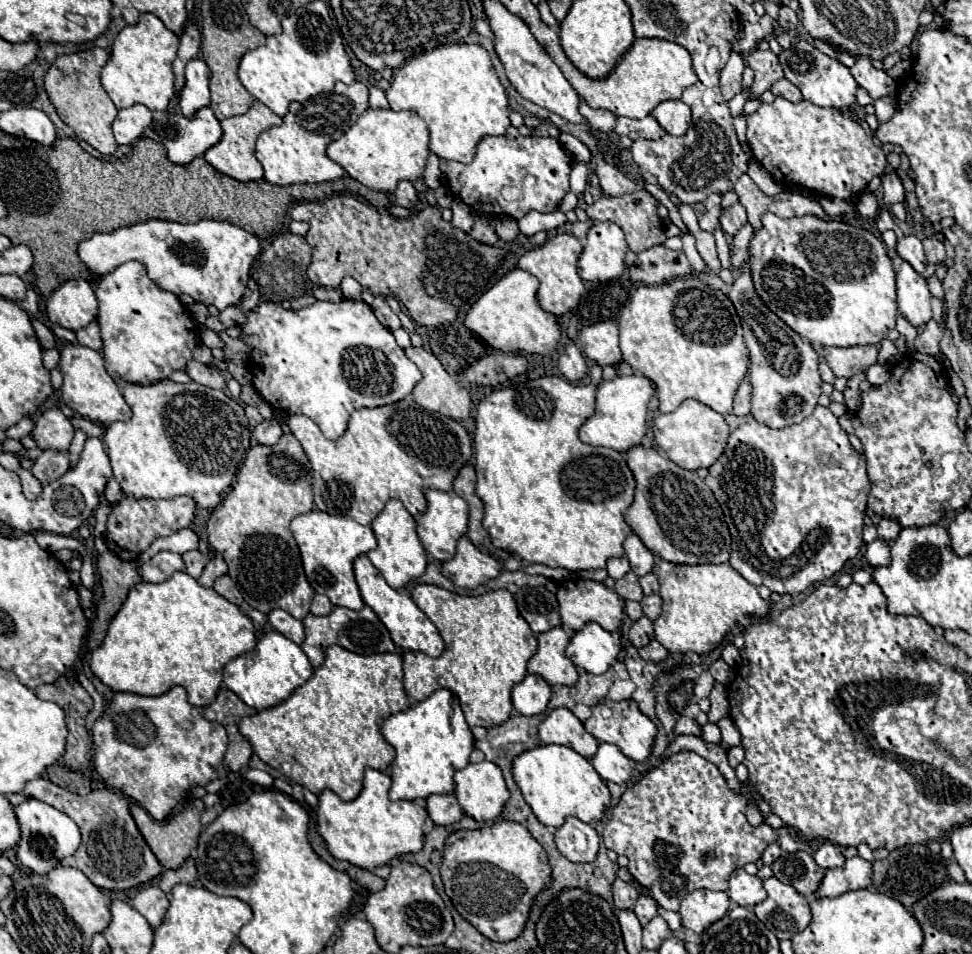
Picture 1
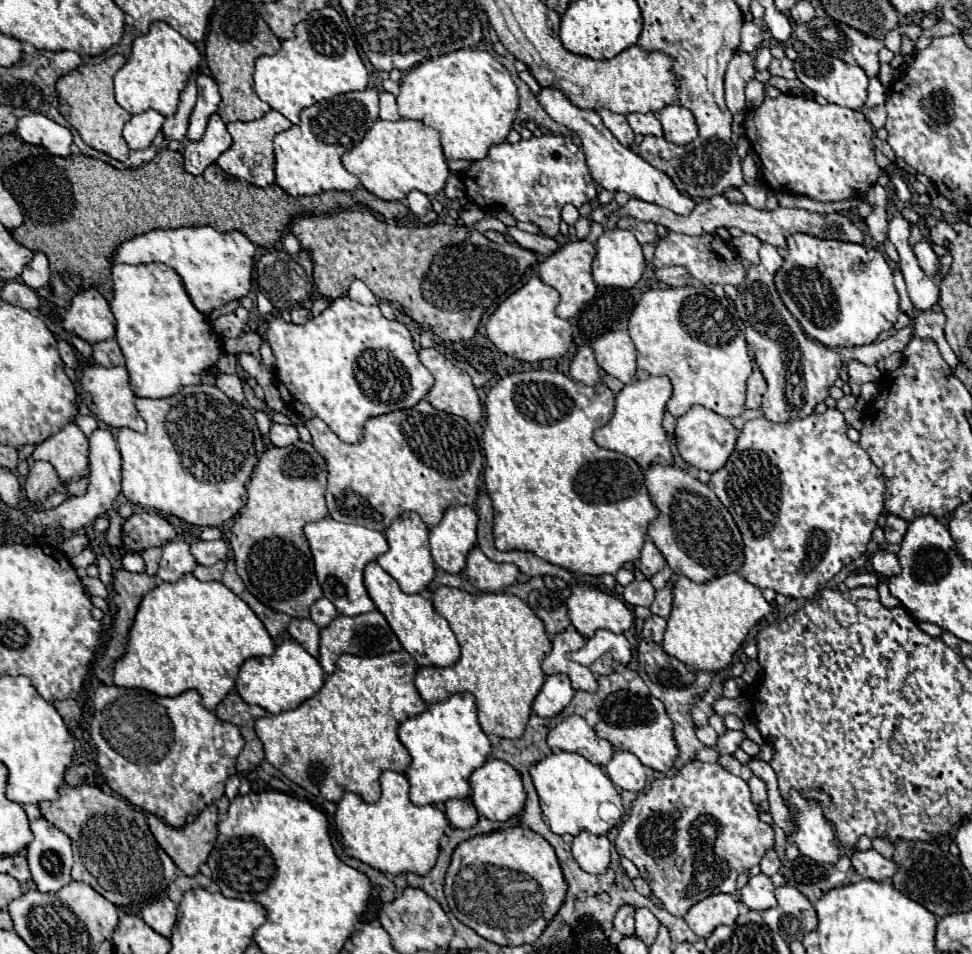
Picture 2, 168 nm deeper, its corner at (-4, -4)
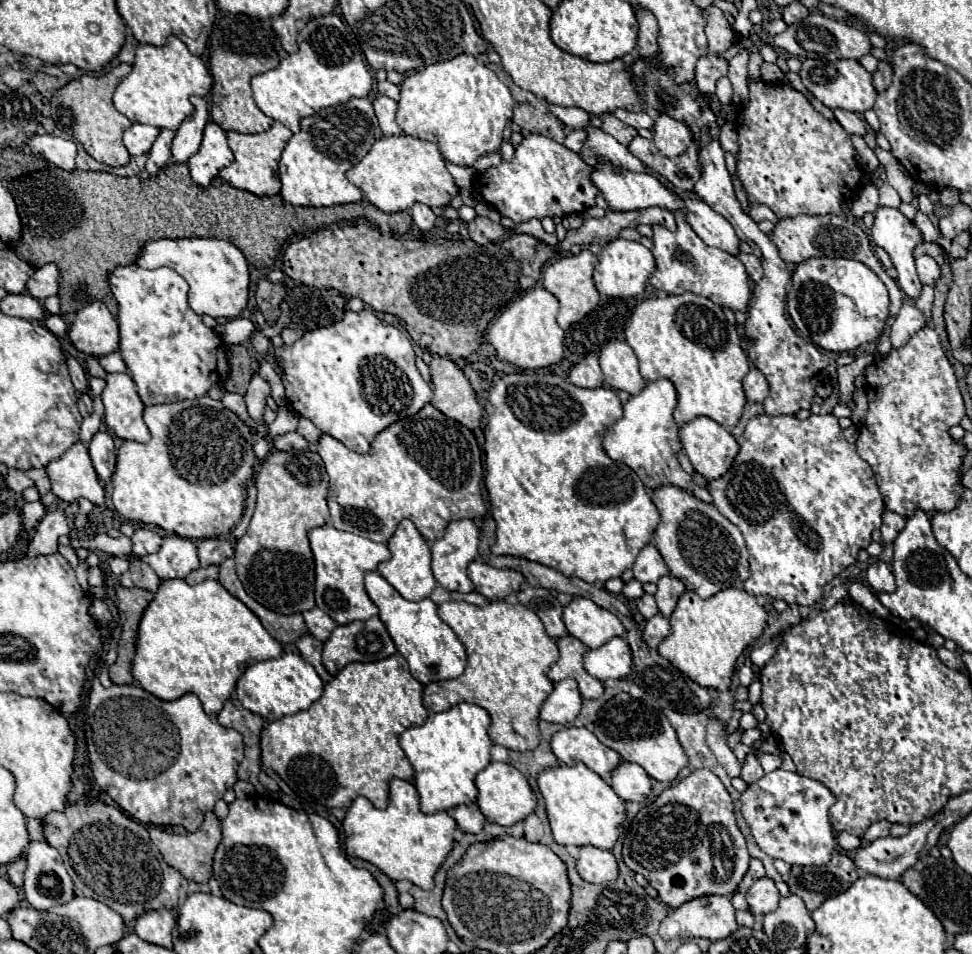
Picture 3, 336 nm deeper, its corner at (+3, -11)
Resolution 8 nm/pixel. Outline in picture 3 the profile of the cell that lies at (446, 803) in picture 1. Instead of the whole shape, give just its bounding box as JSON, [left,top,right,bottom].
[452,803,486,833]

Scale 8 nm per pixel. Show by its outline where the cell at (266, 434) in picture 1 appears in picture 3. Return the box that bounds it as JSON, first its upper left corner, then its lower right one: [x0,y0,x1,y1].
[272,433,308,451]

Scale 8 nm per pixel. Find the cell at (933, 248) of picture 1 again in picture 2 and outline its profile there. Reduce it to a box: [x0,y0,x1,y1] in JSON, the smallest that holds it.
[931,220,956,246]

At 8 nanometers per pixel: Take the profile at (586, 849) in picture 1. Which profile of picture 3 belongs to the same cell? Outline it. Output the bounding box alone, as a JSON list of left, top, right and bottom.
[576,845,618,883]

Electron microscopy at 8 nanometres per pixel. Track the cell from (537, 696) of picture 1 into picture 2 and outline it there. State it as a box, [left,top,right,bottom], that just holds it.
[533,674,575,718]

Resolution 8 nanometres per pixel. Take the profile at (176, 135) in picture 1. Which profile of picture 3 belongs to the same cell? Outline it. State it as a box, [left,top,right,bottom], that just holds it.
[188,123,234,185]

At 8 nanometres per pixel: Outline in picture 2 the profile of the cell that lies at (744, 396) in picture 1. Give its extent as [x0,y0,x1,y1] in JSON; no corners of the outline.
[745,368,767,408]

